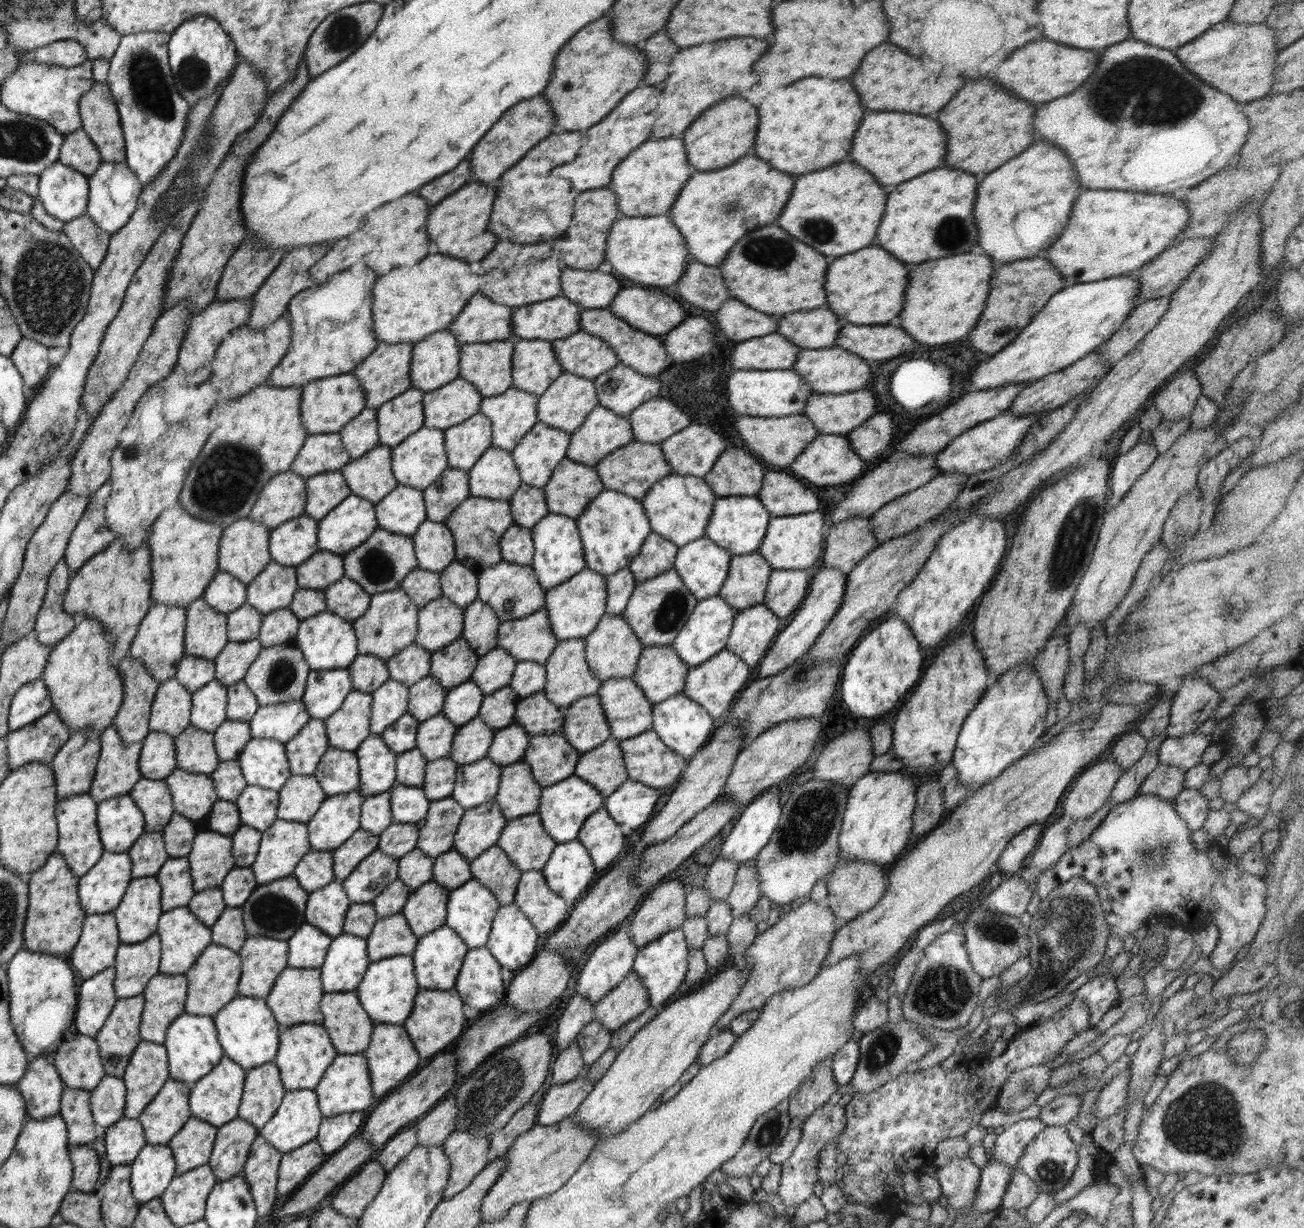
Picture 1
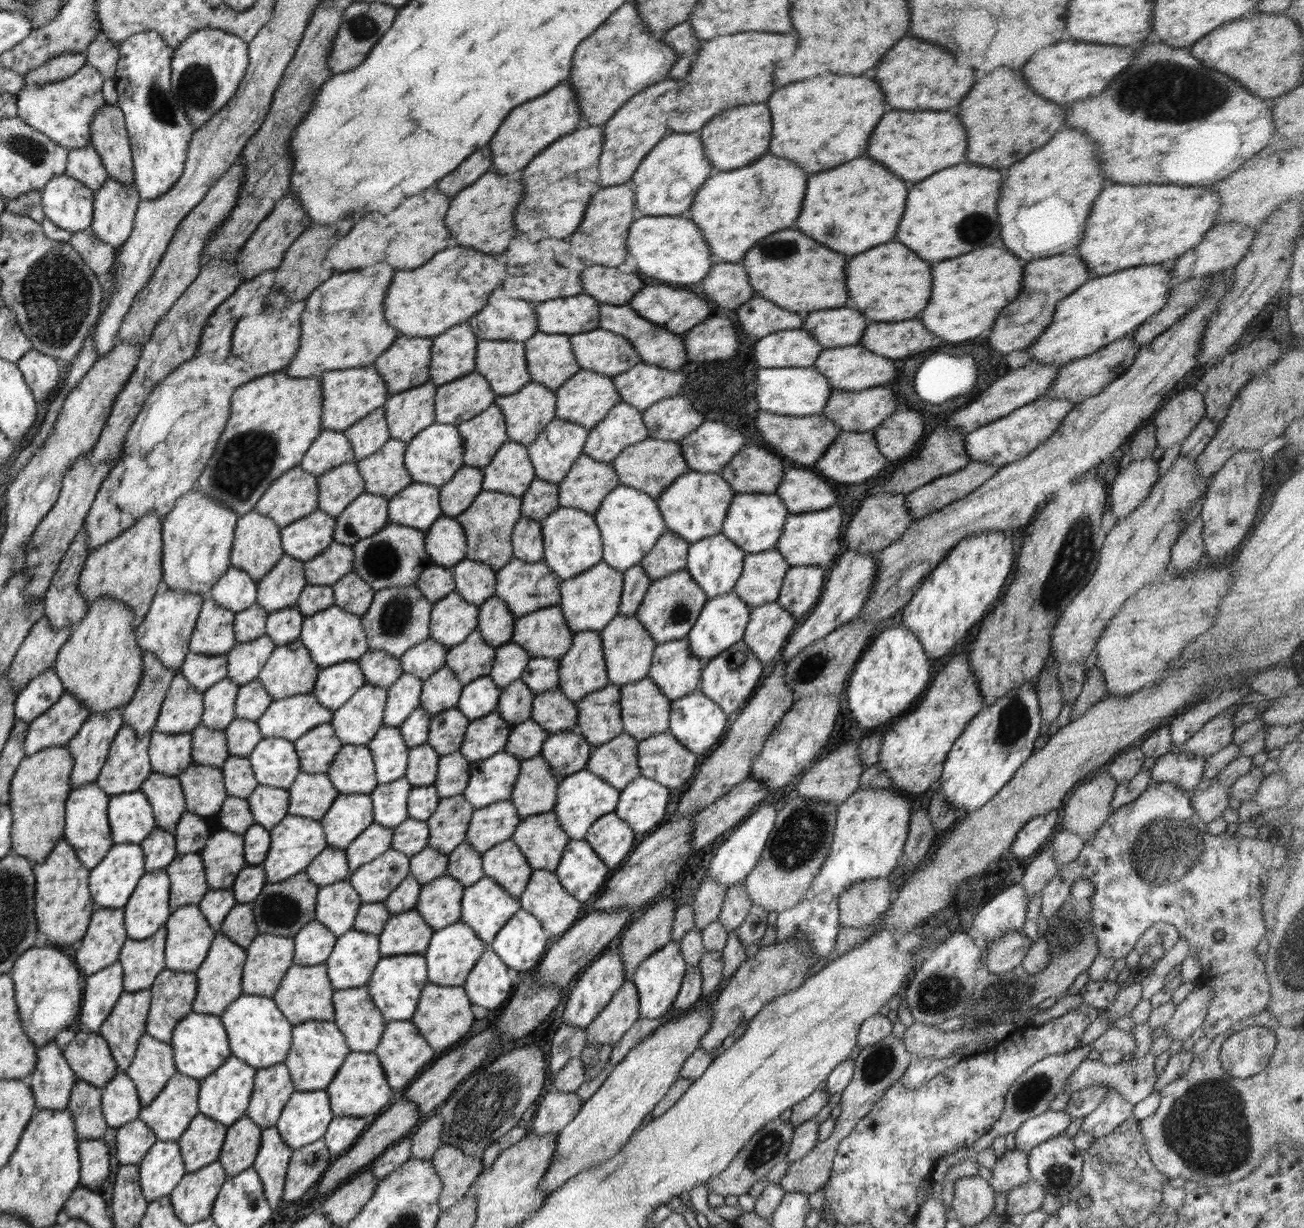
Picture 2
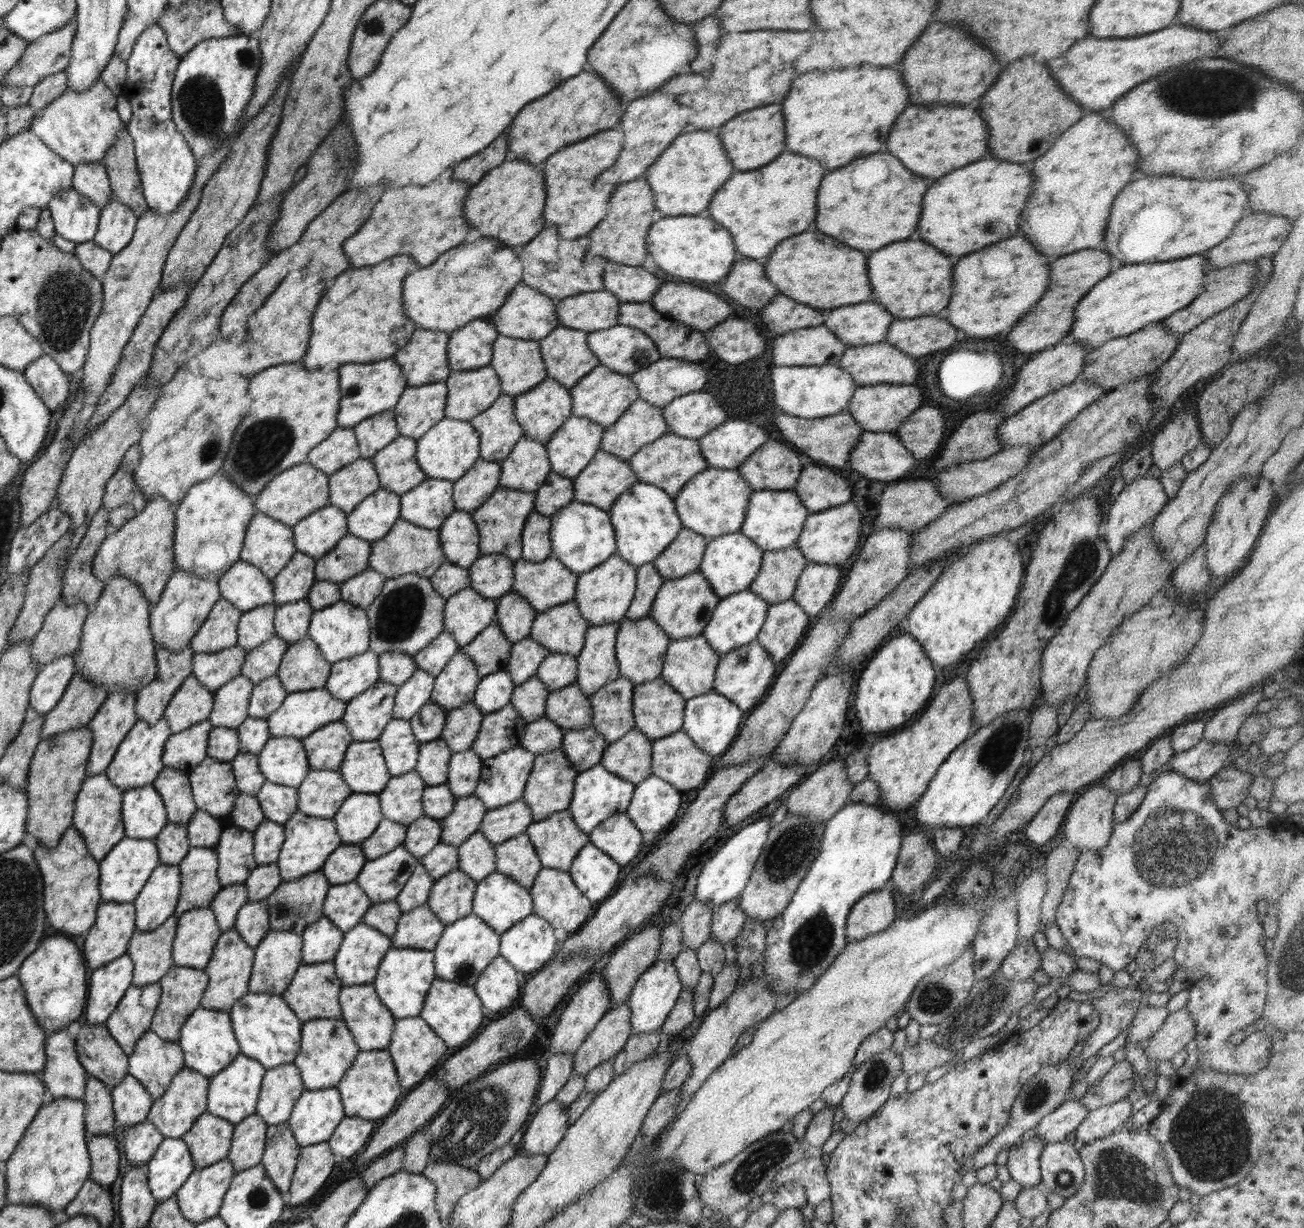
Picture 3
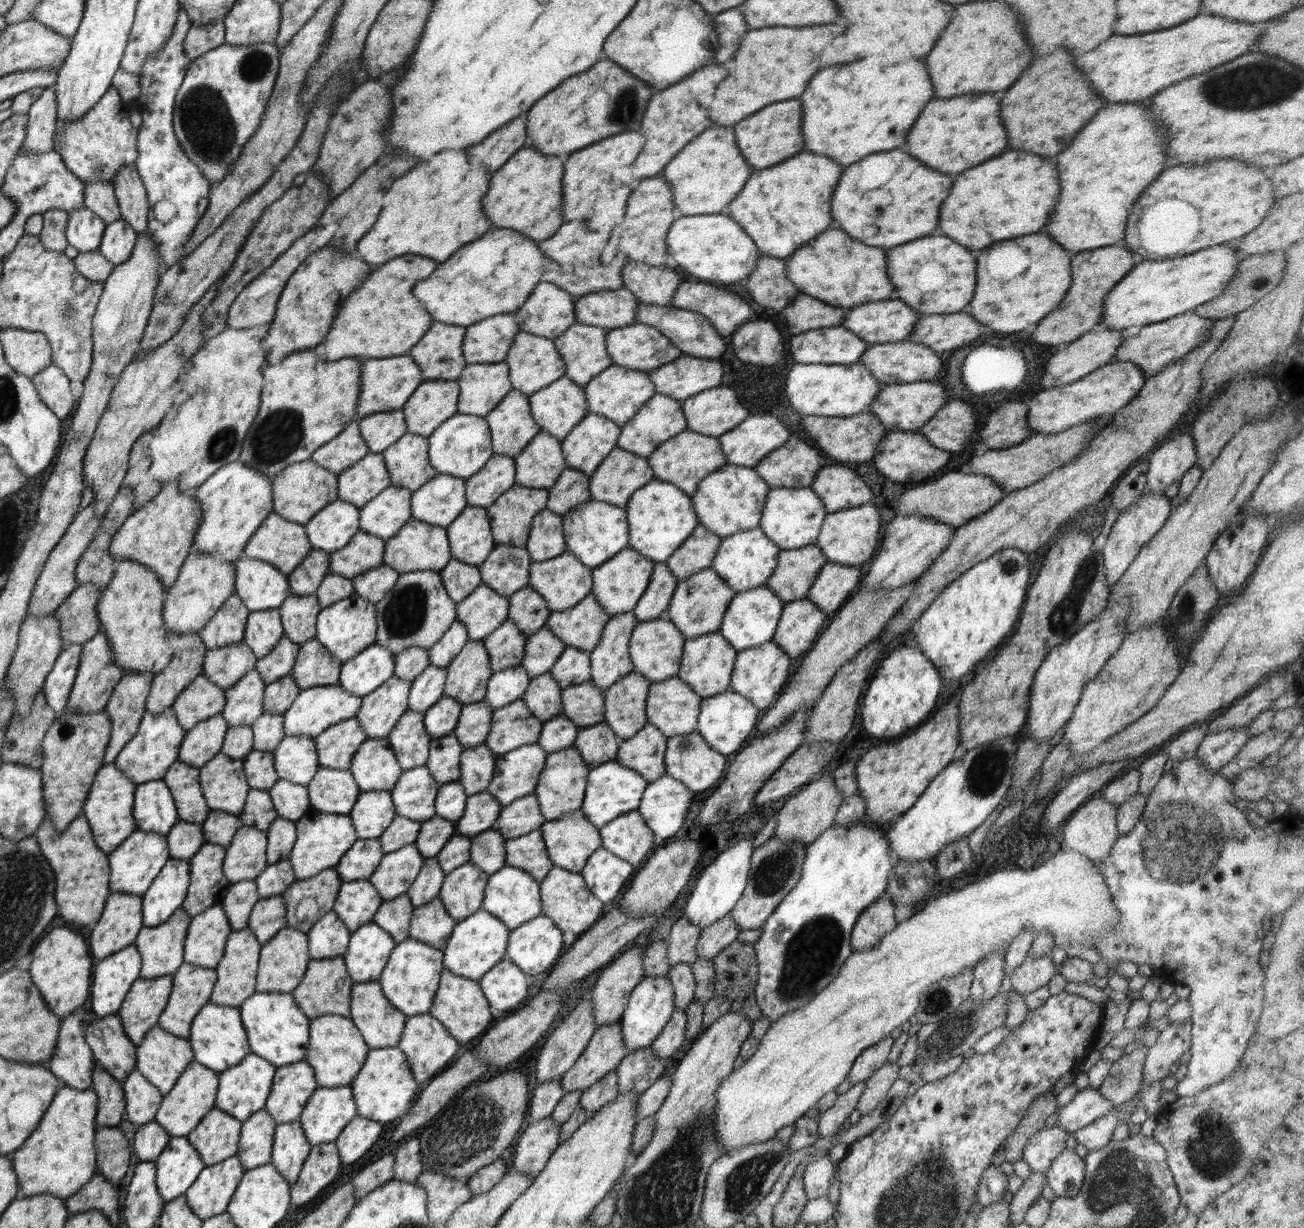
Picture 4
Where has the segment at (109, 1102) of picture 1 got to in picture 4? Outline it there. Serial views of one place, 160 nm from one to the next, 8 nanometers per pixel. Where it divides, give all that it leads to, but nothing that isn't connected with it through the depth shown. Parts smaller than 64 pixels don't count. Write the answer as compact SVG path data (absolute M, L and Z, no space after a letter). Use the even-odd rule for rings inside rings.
M135 1068L122 1082L124 1088L125 1116L130 1122L143 1125L155 1120L164 1095Z

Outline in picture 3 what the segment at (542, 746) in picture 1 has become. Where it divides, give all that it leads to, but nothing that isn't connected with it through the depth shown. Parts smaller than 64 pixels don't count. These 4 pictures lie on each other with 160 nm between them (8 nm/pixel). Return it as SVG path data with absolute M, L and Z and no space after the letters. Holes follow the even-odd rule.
M590 726L585 729L564 730L561 749L572 766L582 772L602 762L607 744L604 735Z

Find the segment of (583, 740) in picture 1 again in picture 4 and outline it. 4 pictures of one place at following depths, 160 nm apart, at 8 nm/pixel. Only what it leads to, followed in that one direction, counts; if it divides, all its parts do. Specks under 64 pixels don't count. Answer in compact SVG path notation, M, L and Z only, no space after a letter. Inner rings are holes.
M632 672L602 690L605 721L620 740L632 738L648 724L645 710L651 683L639 672Z

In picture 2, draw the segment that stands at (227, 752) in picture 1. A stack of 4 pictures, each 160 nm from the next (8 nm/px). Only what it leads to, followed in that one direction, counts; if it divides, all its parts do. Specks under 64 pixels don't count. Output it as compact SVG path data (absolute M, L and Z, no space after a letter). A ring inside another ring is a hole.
M234 719L223 730L231 756L250 757L254 747L263 739L257 722Z

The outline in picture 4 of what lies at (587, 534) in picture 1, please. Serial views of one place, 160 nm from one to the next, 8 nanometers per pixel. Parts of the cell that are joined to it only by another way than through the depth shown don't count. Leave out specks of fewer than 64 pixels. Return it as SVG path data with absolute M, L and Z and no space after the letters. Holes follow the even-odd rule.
M654 479L638 488L625 507L628 517L629 547L654 563L664 563L676 552L684 540L691 536L692 530L700 525L692 497L670 482Z

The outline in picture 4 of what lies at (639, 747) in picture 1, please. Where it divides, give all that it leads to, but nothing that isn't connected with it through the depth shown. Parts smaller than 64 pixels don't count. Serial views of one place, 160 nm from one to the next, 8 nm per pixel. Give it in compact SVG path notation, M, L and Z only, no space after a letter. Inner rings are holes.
M696 730L688 734L671 736L667 740L664 766L666 775L679 780L695 793L712 788L718 784L726 772L728 758L708 746L704 737Z

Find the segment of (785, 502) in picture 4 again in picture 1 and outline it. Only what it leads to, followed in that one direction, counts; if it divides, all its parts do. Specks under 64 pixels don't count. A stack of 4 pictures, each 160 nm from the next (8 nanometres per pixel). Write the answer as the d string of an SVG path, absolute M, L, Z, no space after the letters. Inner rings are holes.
M726 496L718 497L712 508L712 518L706 528L704 537L720 546L732 555L746 555L758 551L764 542L768 522L772 520L770 513L764 509L758 496Z

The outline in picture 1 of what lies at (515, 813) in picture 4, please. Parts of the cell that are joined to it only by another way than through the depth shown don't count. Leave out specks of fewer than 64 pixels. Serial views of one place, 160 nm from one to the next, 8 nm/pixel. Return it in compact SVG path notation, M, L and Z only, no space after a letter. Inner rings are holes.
M495 800L465 809L455 832L453 848L471 861L487 848L496 845L507 822Z

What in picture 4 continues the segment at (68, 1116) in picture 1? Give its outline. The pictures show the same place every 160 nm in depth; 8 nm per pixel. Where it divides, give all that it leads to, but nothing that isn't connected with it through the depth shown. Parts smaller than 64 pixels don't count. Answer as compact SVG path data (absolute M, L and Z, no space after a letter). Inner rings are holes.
M96 1065L91 1086L98 1097L95 1123L99 1127L116 1127L125 1116L124 1088L109 1072Z

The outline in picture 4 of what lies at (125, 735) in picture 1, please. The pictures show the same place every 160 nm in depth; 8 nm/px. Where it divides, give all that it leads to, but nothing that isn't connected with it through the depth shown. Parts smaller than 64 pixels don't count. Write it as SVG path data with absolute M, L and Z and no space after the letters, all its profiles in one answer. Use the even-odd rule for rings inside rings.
M169 631L167 633L169 643L174 647L174 652L171 661L164 670L154 675L151 689L146 699L146 710L160 714L166 708L170 708L175 701L175 698L196 678L203 674L203 660L207 648L200 638L198 633L178 634L177 632Z

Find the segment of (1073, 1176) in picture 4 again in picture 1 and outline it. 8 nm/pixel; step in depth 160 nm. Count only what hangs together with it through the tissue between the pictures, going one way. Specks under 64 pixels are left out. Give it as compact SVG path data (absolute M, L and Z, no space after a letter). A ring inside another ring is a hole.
M1048 1125L1041 1130L1028 1146L1018 1161L1017 1168L1027 1174L1040 1191L1055 1193L1070 1182L1078 1164L1076 1144L1070 1139L1066 1127Z

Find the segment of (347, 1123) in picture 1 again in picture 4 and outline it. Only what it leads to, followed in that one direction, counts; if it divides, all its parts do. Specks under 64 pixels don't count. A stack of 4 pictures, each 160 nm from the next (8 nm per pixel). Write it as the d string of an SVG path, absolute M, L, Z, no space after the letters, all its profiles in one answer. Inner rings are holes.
M354 1117L340 1132L335 1143L343 1163L356 1162L364 1156L382 1134L382 1123L364 1117Z

